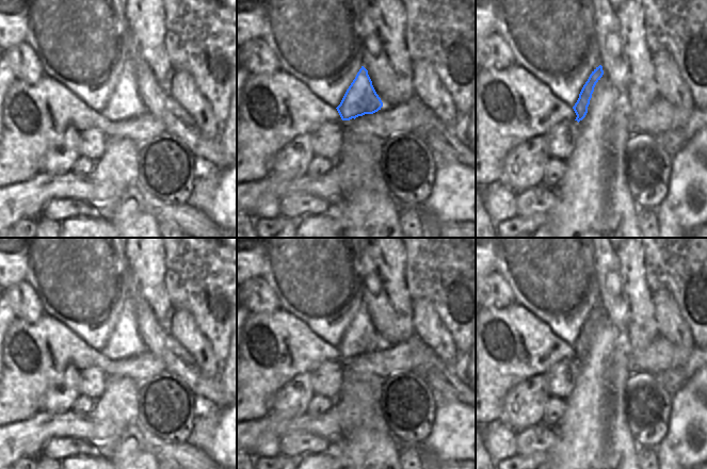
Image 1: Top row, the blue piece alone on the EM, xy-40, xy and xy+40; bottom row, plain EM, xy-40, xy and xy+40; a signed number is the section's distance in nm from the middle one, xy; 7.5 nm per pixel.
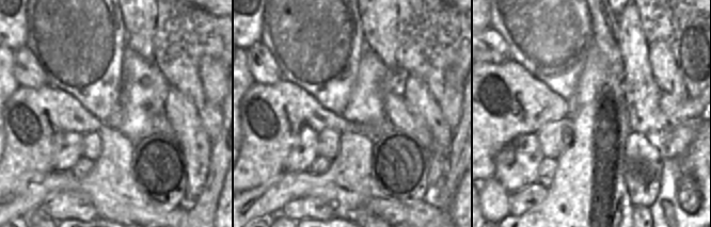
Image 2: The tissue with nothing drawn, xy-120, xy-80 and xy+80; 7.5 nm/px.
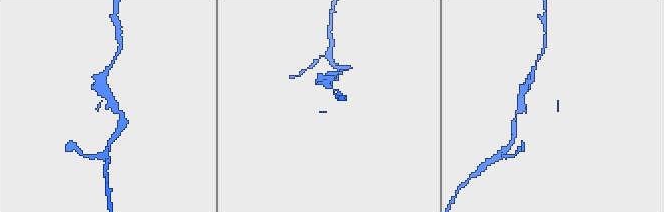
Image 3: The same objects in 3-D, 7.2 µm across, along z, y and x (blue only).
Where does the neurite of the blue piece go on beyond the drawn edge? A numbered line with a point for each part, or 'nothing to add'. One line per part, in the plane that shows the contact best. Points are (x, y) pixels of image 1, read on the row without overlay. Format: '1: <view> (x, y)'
nothing to add

